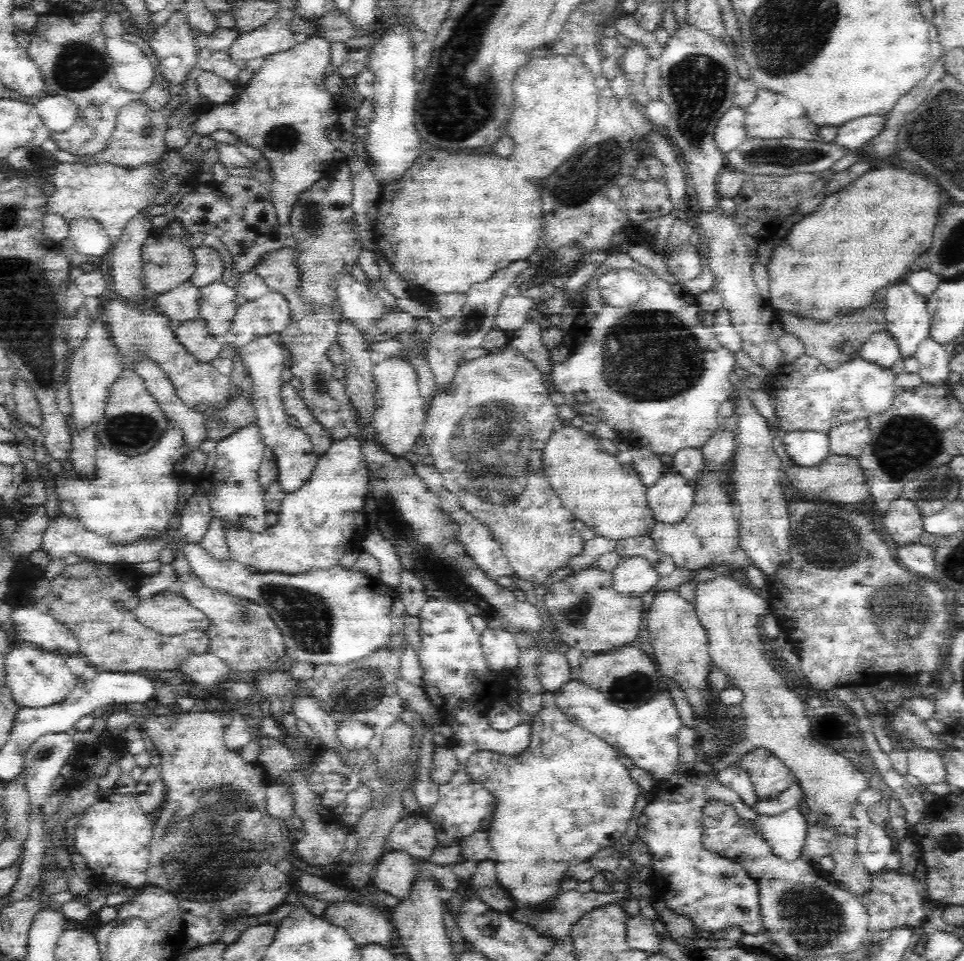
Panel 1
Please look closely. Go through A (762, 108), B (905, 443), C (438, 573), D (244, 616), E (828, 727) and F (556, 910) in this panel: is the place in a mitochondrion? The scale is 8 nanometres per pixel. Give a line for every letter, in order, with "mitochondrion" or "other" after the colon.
A: other
B: mitochondrion
C: mitochondrion
D: mitochondrion
E: other
F: mitochondrion

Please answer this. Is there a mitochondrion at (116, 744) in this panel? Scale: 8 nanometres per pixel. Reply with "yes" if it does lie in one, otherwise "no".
no

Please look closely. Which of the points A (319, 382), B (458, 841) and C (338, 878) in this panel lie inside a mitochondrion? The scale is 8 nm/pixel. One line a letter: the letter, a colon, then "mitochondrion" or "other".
A: mitochondrion
B: other
C: other

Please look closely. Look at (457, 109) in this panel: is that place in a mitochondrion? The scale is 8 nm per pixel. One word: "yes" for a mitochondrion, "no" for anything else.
yes

